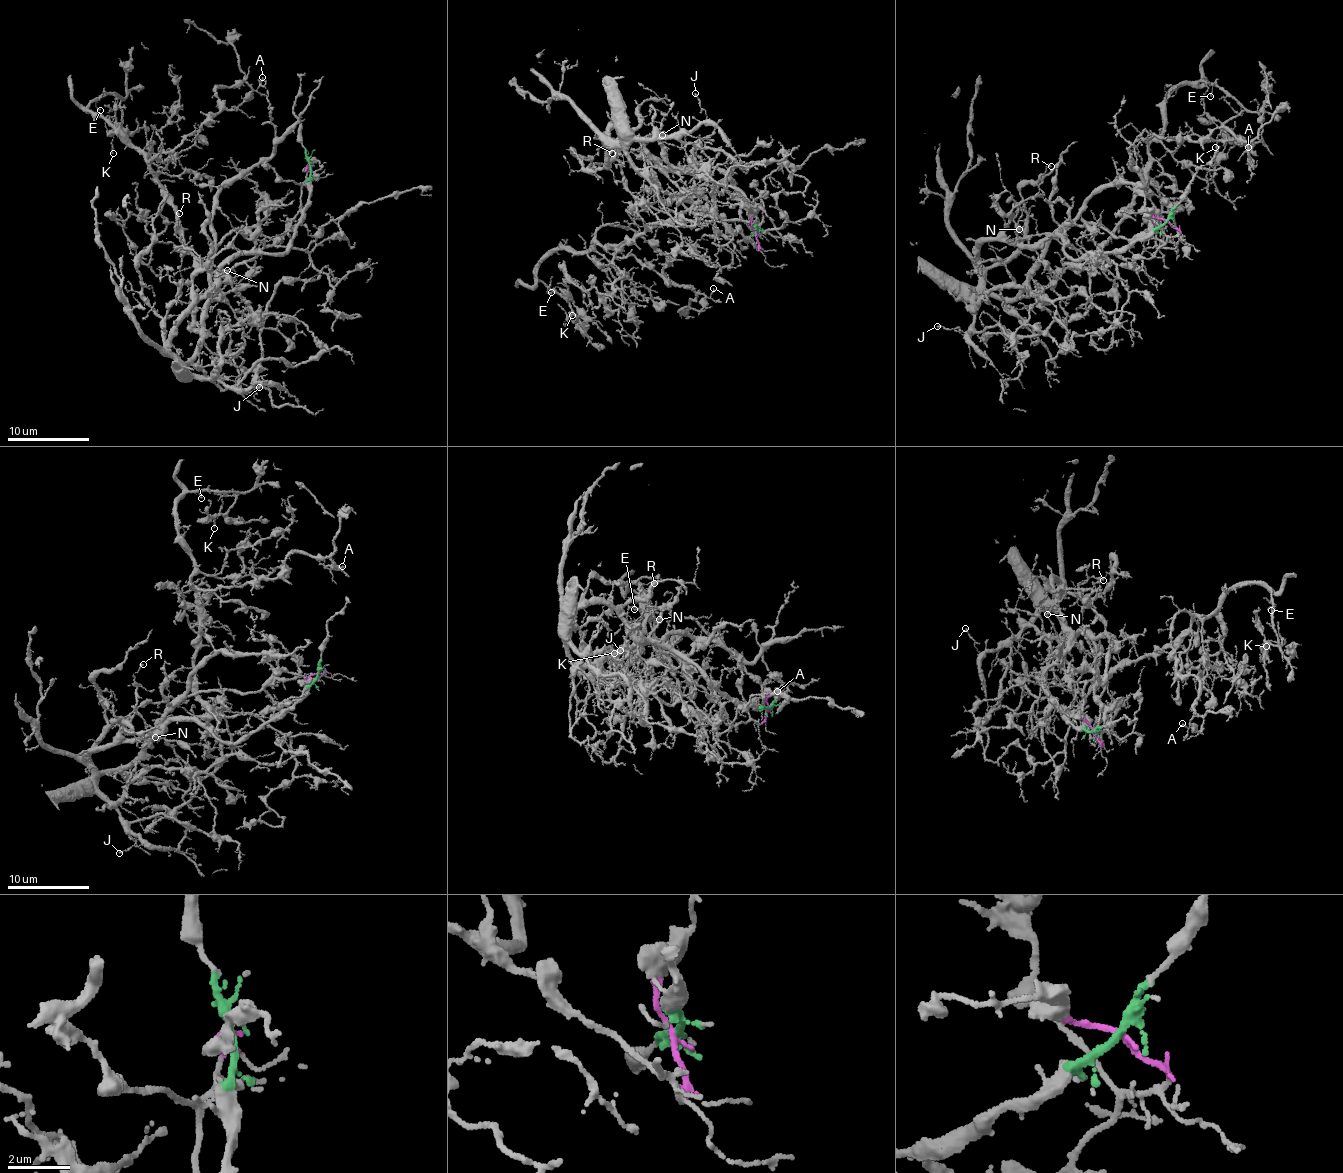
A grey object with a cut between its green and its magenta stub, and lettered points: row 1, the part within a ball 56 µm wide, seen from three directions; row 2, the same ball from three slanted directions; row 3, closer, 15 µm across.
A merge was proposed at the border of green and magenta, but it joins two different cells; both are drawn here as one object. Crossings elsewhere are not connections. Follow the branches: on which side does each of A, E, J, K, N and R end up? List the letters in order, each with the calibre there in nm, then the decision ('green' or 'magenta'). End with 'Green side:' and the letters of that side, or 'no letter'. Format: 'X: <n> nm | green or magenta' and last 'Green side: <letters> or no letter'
A: 130 nm | magenta
E: 100 nm | magenta
J: 140 nm | green
K: 120 nm | magenta
N: 120 nm | green
R: 160 nm | green
Green side: J, N, R

